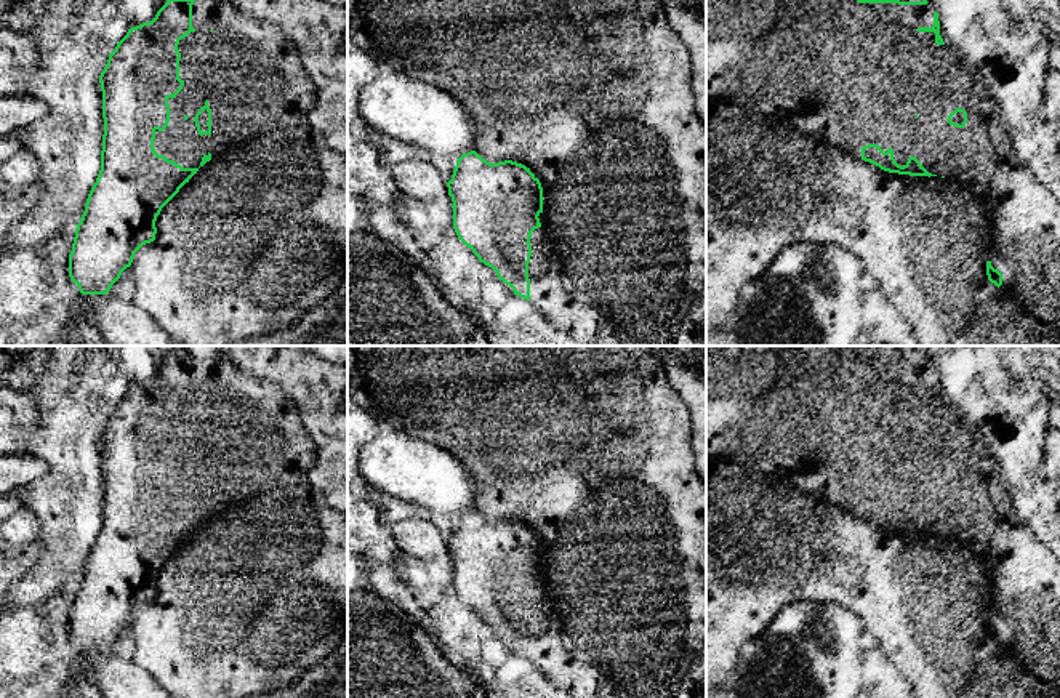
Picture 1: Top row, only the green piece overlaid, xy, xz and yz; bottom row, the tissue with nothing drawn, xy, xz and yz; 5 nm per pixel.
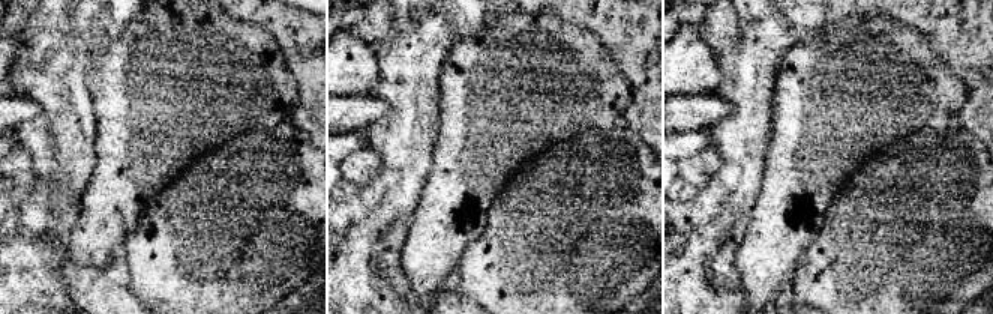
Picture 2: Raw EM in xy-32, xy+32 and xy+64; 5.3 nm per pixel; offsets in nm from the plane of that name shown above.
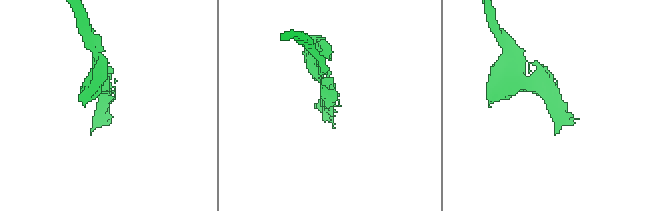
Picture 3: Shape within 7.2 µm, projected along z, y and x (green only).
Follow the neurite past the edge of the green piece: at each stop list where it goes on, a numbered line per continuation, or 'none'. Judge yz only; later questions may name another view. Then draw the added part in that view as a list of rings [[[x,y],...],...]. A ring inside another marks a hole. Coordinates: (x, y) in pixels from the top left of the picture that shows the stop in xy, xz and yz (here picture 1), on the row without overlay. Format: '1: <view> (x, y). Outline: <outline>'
1: yz (857, 433). Outline: [[[706,346],[706,458],[735,461],[756,472],[791,480],[799,488],[817,490],[828,501],[844,507],[855,517],[861,517],[861,506],[868,503],[877,503],[884,511],[892,506],[898,524],[903,525],[909,515],[916,515],[929,532],[945,535],[951,543],[964,546],[969,552],[982,557],[996,572],[991,578],[991,605],[985,608],[985,618],[1002,632],[999,647],[1017,656],[1017,664],[1025,671],[1028,684],[1041,680],[1060,693],[1060,560],[1031,527],[1017,515],[1010,491],[999,477],[998,464],[959,413],[946,402],[937,403],[934,391],[917,389],[919,386],[934,384],[934,371],[935,367],[930,362],[858,362],[855,359],[855,346]],[[958,466],[967,471],[964,487],[953,485],[946,479]]]

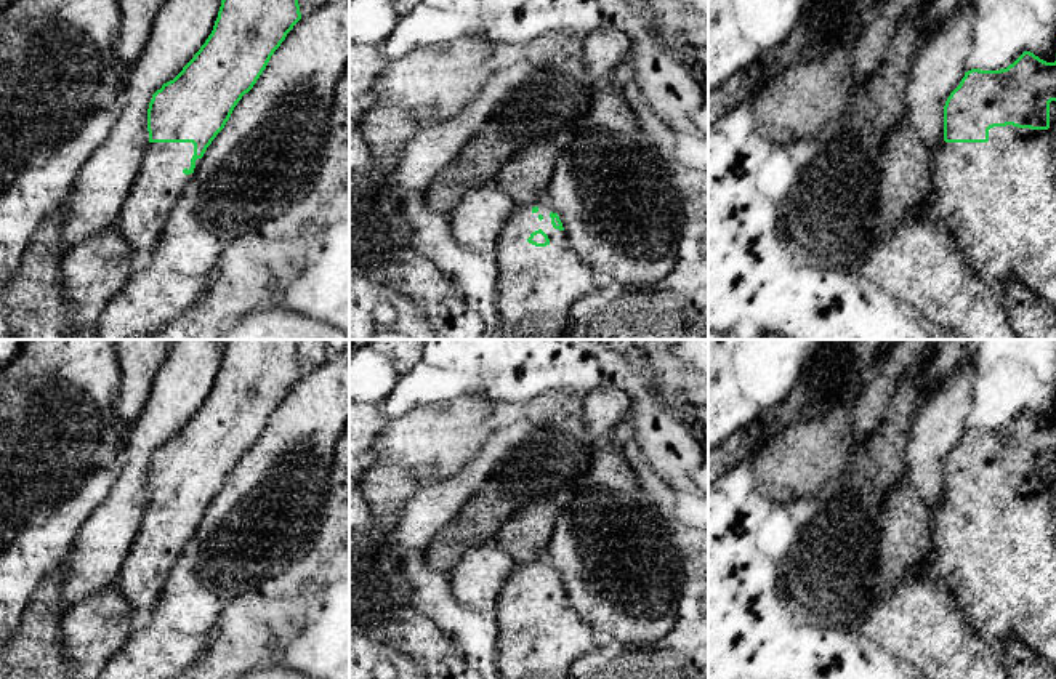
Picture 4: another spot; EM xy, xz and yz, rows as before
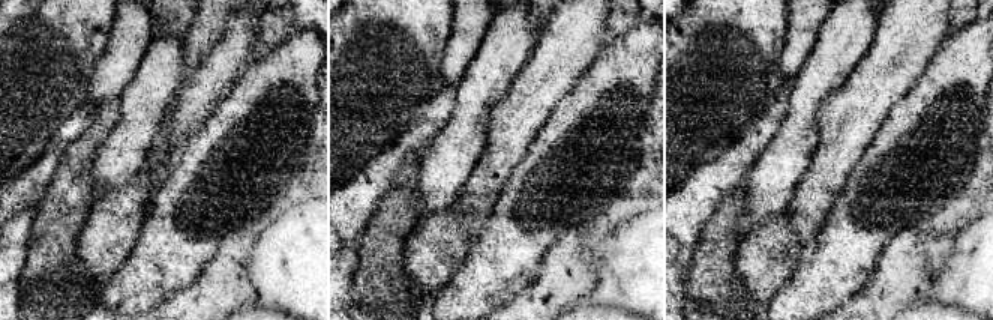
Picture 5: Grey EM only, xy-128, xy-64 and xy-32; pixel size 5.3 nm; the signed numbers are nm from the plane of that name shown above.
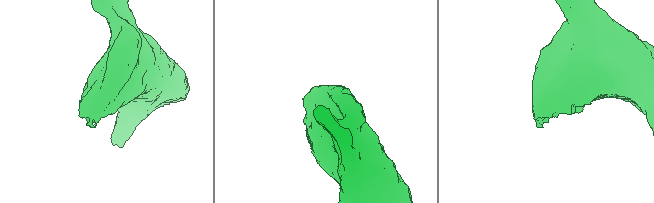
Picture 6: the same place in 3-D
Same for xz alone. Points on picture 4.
1: xz (534, 641). Outline: [[[546,557],[516,565],[497,597],[500,679],[569,679],[577,658],[596,645],[593,626],[570,607],[566,591],[553,586],[551,570]],[[538,588],[550,597],[546,605],[527,601]]]

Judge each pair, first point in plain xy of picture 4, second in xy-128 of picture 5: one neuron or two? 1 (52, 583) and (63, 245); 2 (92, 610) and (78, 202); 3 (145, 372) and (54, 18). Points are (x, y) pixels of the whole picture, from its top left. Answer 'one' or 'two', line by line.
1: one
2: two
3: two

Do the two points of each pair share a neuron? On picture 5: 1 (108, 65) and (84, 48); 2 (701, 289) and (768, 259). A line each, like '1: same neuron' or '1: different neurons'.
1: different neurons
2: different neurons

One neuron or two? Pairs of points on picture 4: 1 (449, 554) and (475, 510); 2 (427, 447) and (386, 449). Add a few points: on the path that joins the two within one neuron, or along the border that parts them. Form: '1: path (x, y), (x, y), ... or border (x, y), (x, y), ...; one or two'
1: path (452, 543), (475, 521); one
2: path (417, 447), (396, 447); one

